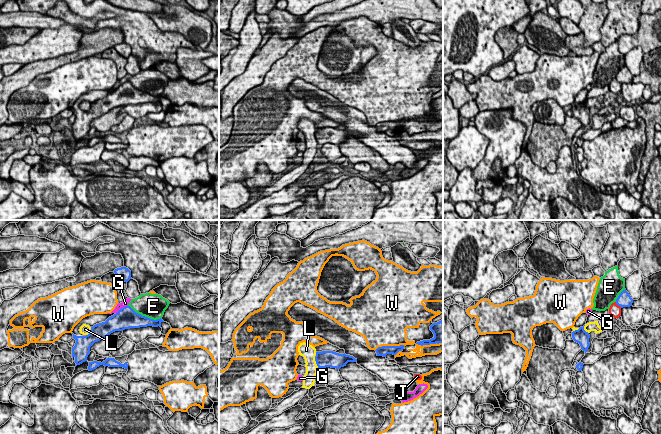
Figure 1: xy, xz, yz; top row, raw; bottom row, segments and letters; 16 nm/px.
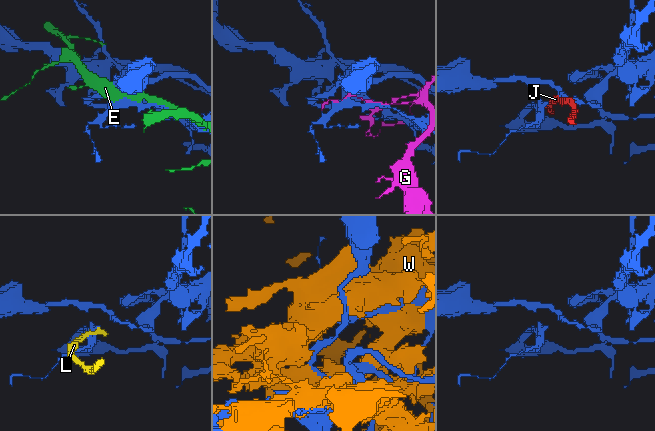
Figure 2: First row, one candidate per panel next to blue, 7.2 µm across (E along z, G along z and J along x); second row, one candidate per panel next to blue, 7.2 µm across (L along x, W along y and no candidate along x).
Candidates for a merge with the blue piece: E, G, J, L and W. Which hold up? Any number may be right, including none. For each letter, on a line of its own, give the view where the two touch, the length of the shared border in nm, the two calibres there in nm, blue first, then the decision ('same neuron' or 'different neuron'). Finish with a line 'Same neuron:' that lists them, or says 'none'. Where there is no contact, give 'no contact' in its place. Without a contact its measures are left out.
E: contact in xy; length 550 nm; calibres 300 and 400 nm; different neuron
G: contact in xy; length 240 nm; calibres 340 and 100 nm; different neuron
J: contact in yz; length 140 nm; calibres 220 and 190 nm; different neuron
L: contact in xz; length 260 nm; calibres 260 and 240 nm; different neuron
W: contact in xz; length 480 nm; calibres 160 and 480 nm; different neuron
Same neuron: none

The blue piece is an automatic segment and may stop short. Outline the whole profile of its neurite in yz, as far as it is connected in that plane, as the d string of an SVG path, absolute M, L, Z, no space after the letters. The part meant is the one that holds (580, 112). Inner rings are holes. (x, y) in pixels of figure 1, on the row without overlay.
M584 102L580 103L578 106L575 106L572 108L572 116L574 116L575 118L579 119L581 122L581 125L585 128L587 128L590 119L589 119L589 114L590 111L588 108L586 108L584 106Z

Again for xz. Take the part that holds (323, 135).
M322 127L316 128L315 137L318 144L336 144L340 145L341 143L346 142L348 138L356 138L353 132L344 130L339 130L333 127Z

